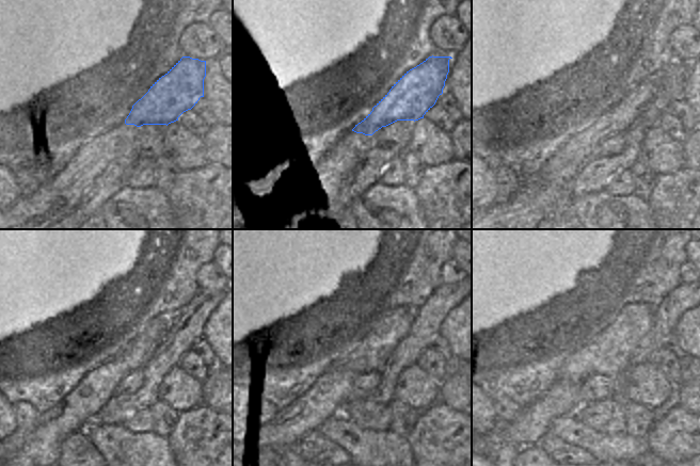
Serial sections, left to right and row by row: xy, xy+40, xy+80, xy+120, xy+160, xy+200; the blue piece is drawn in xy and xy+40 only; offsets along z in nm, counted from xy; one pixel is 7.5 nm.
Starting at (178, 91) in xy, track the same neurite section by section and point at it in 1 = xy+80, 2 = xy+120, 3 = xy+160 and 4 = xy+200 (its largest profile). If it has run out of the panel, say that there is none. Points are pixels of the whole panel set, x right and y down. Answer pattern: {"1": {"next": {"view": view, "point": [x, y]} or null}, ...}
{"1": {"next": {"view": "xy+80", "point": [569, 159]}}, "2": {"next": {"view": "xy+120", "point": [83, 403]}}, "3": {"next": {"view": "xy+160", "point": [330, 394]}}, "4": {"next": {"view": "xy+200", "point": [534, 421]}}}

